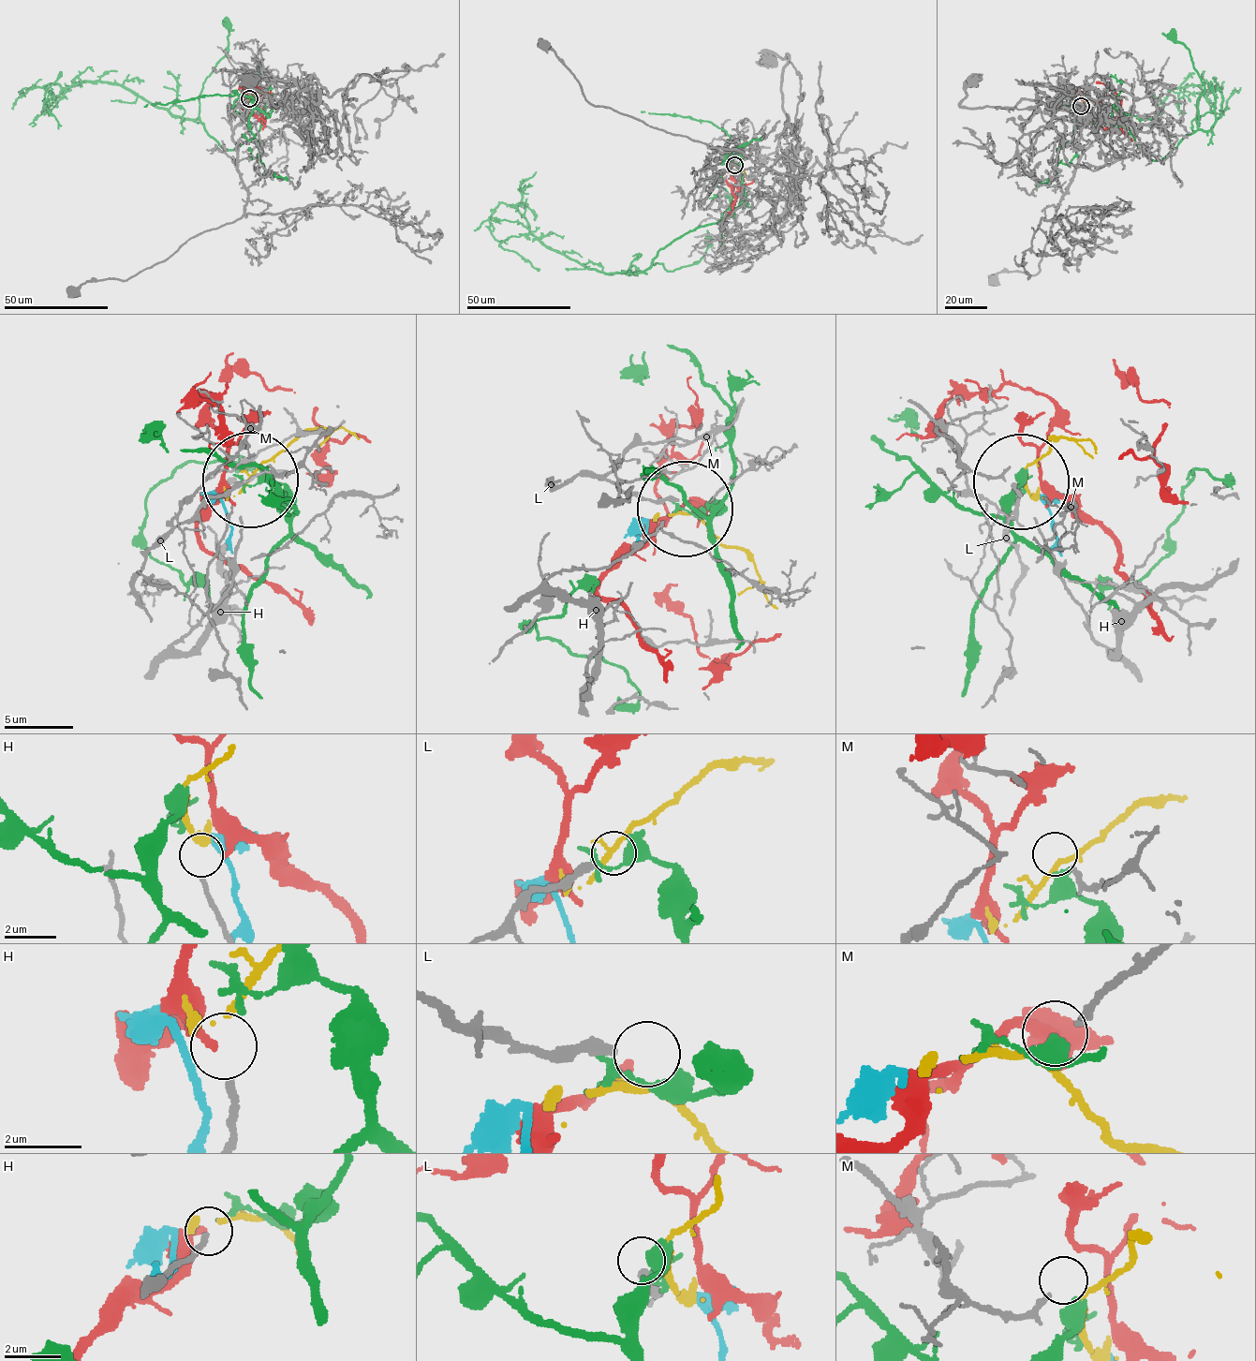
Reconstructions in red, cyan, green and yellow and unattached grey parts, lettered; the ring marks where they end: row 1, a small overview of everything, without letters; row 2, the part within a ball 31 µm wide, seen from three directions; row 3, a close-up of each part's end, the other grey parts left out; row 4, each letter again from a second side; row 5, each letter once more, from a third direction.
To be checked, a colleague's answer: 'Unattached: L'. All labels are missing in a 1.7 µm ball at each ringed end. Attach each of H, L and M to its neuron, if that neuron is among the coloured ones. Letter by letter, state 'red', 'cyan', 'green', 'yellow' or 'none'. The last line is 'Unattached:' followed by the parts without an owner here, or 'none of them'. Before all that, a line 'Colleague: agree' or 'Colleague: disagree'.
Colleague: disagree
H: yellow
L: none
M: none
Unattached: L, M

